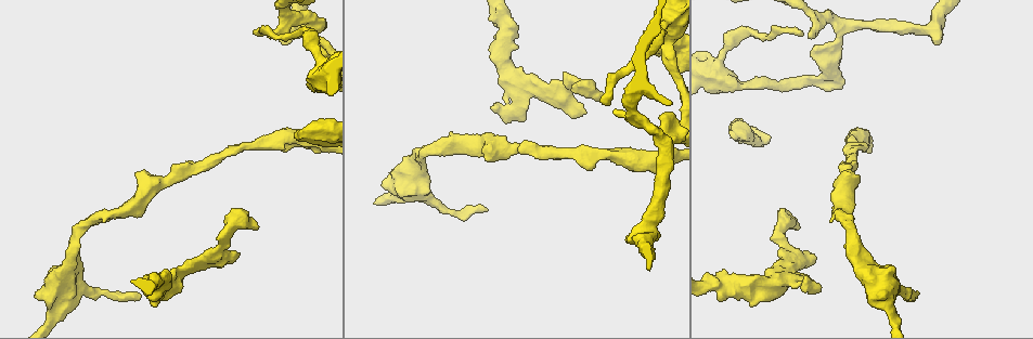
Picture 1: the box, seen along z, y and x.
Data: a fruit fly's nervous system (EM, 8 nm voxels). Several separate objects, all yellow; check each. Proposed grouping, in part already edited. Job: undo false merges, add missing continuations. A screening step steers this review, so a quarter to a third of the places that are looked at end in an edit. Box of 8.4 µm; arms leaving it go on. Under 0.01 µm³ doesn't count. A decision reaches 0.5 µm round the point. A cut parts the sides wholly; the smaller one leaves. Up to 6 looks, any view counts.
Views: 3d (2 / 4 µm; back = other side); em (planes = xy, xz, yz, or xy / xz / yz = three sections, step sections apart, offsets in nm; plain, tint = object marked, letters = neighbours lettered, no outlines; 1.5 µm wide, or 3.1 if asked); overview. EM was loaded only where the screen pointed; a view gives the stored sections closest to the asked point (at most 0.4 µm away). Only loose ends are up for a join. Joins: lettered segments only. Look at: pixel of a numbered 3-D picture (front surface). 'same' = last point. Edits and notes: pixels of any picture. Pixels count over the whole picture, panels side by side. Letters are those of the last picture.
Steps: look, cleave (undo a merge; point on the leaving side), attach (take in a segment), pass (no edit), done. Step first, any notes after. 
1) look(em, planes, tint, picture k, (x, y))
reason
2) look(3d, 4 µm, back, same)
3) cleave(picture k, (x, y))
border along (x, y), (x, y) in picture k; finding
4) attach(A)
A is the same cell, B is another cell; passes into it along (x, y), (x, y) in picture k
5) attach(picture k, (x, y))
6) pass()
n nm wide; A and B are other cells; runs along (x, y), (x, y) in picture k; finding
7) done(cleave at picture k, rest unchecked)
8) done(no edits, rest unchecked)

look(3d, 4 µm, picture 1, (491, 106))
branch stops here

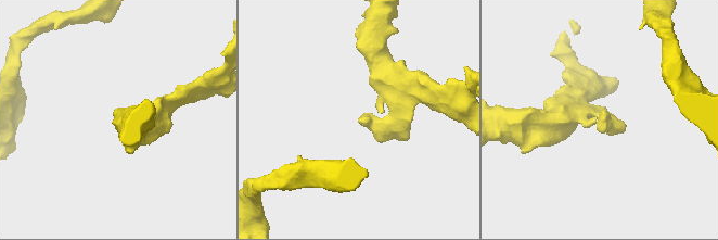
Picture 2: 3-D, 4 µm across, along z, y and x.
look(em, planes, plain, picture 2, (362, 119))

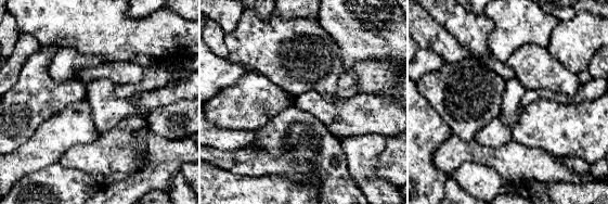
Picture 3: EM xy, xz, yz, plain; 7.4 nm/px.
look(em, planes, letters, same)
see the neighbours

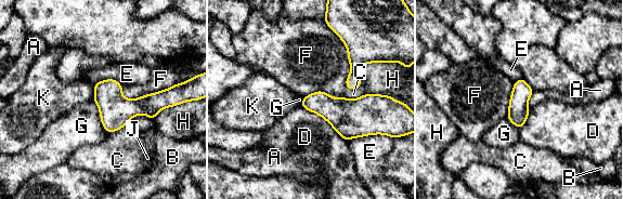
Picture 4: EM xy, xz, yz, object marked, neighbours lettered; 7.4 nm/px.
pass()
A, B, C, D, E, F, G, H, J and K are other cells; border along (300, 106), (320, 115), (346, 142) in picture 4; no lettered segment goes on from it

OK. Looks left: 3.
look(em, planes, letters, picture 1, (893, 310))

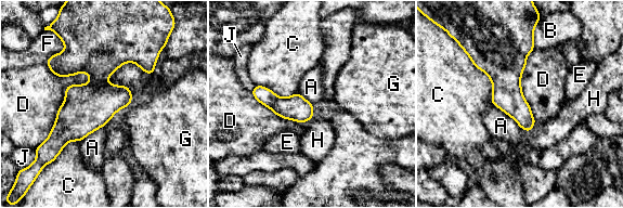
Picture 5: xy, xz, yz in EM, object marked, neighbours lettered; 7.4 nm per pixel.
pass()
220 nm wide; A, B, C, D, E, F, G, H and J are other cells; no lettered segment goes on from it

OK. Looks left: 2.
look(em, xy, step 4, letters, picture 1, (138, 297))

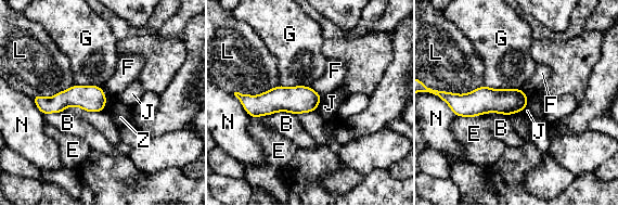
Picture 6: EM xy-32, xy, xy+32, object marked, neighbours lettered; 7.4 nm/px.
pass()
190 nm wide; B, E, F, G, J, L, N and Z are other cells; border along (497, 112), (456, 117) in picture 6; none of them fits

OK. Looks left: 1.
done(no edits, rest unchecked)

